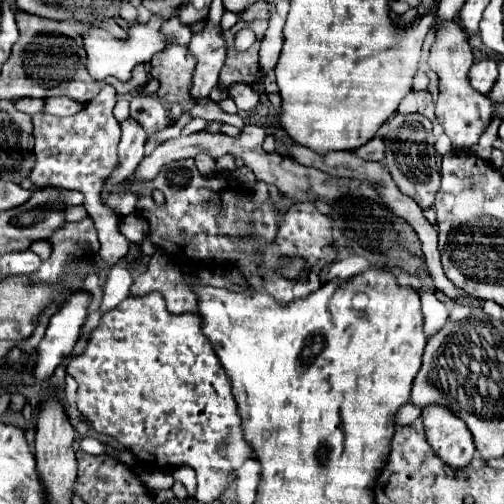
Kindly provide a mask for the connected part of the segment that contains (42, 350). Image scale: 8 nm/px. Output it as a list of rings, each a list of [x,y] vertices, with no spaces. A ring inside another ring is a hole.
[[[91,292],[75,294],[75,298],[71,298],[71,302],[63,306],[63,310],[59,310],[59,314],[51,316],[45,336],[37,346],[37,358],[33,366],[33,378],[37,382],[45,382],[73,350],[79,338],[79,330],[85,322],[89,302]]]

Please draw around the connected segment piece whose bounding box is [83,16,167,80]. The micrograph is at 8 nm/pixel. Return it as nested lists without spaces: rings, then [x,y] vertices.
[[[153,16],[149,20],[149,24],[135,24],[135,26],[131,26],[125,40],[117,40],[117,38],[113,38],[109,32],[105,32],[101,28],[93,28],[93,30],[85,32],[83,38],[85,38],[89,74],[95,80],[103,80],[107,76],[115,76],[119,80],[125,80],[127,76],[131,76],[131,70],[139,62],[149,62],[153,54],[157,54],[159,50],[163,50],[163,46],[167,46],[167,38],[161,36],[161,32],[159,32],[161,24],[163,24],[163,20],[159,16]]]

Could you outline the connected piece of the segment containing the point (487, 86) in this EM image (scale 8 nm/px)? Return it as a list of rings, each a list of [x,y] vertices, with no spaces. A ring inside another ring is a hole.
[[[495,60],[475,62],[469,70],[469,78],[475,90],[479,90],[481,94],[487,94],[497,80],[497,62]]]

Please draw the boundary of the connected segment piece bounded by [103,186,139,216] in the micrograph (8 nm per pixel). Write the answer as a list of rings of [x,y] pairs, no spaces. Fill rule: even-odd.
[[[107,186],[103,188],[103,202],[113,208],[113,210],[119,210],[121,216],[129,216],[135,212],[137,208],[137,202],[139,202],[139,194],[113,194],[111,198],[107,198]]]

